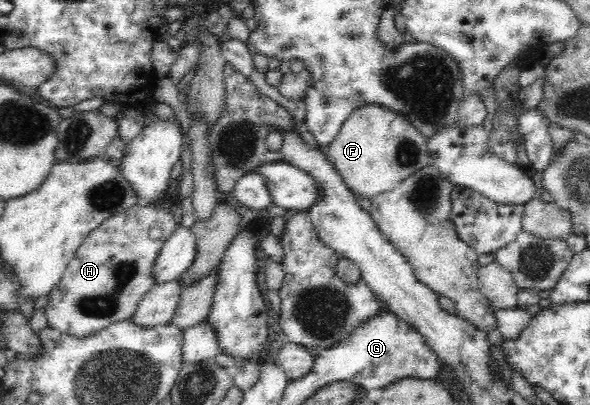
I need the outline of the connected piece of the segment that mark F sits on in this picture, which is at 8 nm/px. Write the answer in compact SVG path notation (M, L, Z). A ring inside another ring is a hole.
M380 102L364 104L352 110L324 152L353 194L365 198L393 190L410 174L430 164L423 134L405 113L383 106Z

